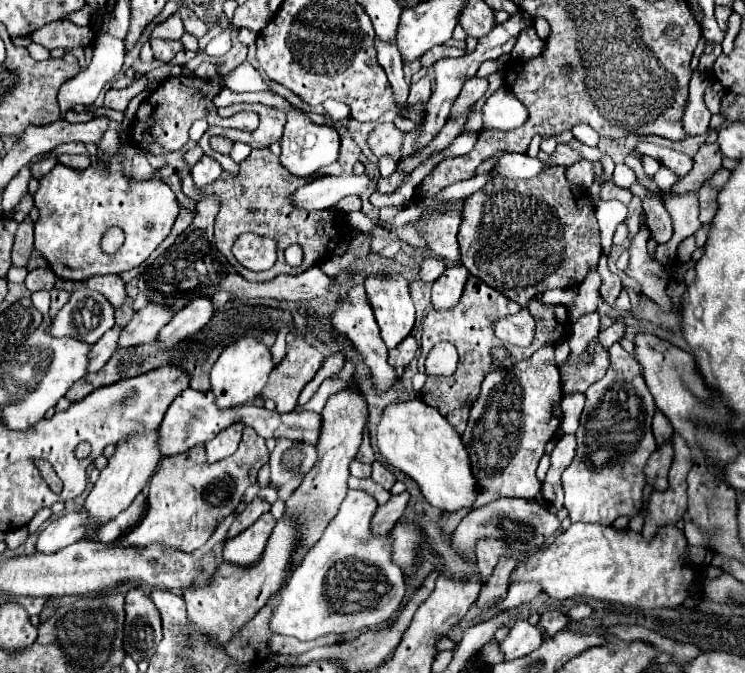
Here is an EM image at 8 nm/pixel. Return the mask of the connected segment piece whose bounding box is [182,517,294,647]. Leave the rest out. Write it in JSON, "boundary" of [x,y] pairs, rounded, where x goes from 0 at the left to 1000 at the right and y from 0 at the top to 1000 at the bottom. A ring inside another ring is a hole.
{"boundary":[[[379,768],[373,780],[368,783],[365,798],[360,801],[357,819],[352,831],[338,842],[314,842],[309,837],[295,837],[287,854],[279,860],[271,872],[255,872],[247,878],[244,890],[250,896],[252,926],[282,947],[287,958],[303,958],[362,890],[365,881],[370,881],[379,869],[379,857],[384,845],[389,842],[389,822],[395,822],[395,780]]]}

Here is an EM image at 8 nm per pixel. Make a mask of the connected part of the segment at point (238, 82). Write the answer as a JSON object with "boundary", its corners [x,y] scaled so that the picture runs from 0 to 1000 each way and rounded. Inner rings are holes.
{"boundary":[[[322,94],[314,105],[309,105],[306,111],[293,111],[290,120],[298,129],[306,129],[317,138],[328,138],[328,135],[338,135],[338,138],[349,138],[357,135],[357,123],[352,117],[352,111],[333,94]]]}

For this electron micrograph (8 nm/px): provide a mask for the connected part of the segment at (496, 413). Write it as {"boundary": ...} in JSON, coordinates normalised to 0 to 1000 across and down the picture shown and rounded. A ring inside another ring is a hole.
{"boundary":[[[744,513],[725,516],[722,525],[690,539],[685,548],[674,545],[652,557],[620,646],[636,709],[647,721],[636,756],[674,738],[717,741],[725,733],[728,721],[719,712],[719,694],[730,676],[733,658],[752,634],[752,593],[754,575],[744,536]]]}

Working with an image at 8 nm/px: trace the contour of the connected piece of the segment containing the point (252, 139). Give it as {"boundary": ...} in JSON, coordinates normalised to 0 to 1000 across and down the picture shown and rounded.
{"boundary":[[[311,153],[306,156],[303,162],[309,162],[311,168],[322,165],[322,162],[341,162],[346,171],[349,171],[349,186],[344,195],[338,198],[330,198],[330,195],[317,195],[317,192],[293,192],[293,189],[279,189],[279,195],[271,201],[271,207],[266,210],[268,218],[274,221],[274,227],[285,236],[293,239],[293,227],[282,221],[282,212],[279,207],[285,201],[301,201],[301,204],[309,204],[314,210],[322,210],[333,214],[340,221],[349,221],[362,218],[368,210],[373,210],[379,204],[379,186],[384,180],[384,171],[373,162],[362,162],[362,159],[354,159],[349,153]]]}

